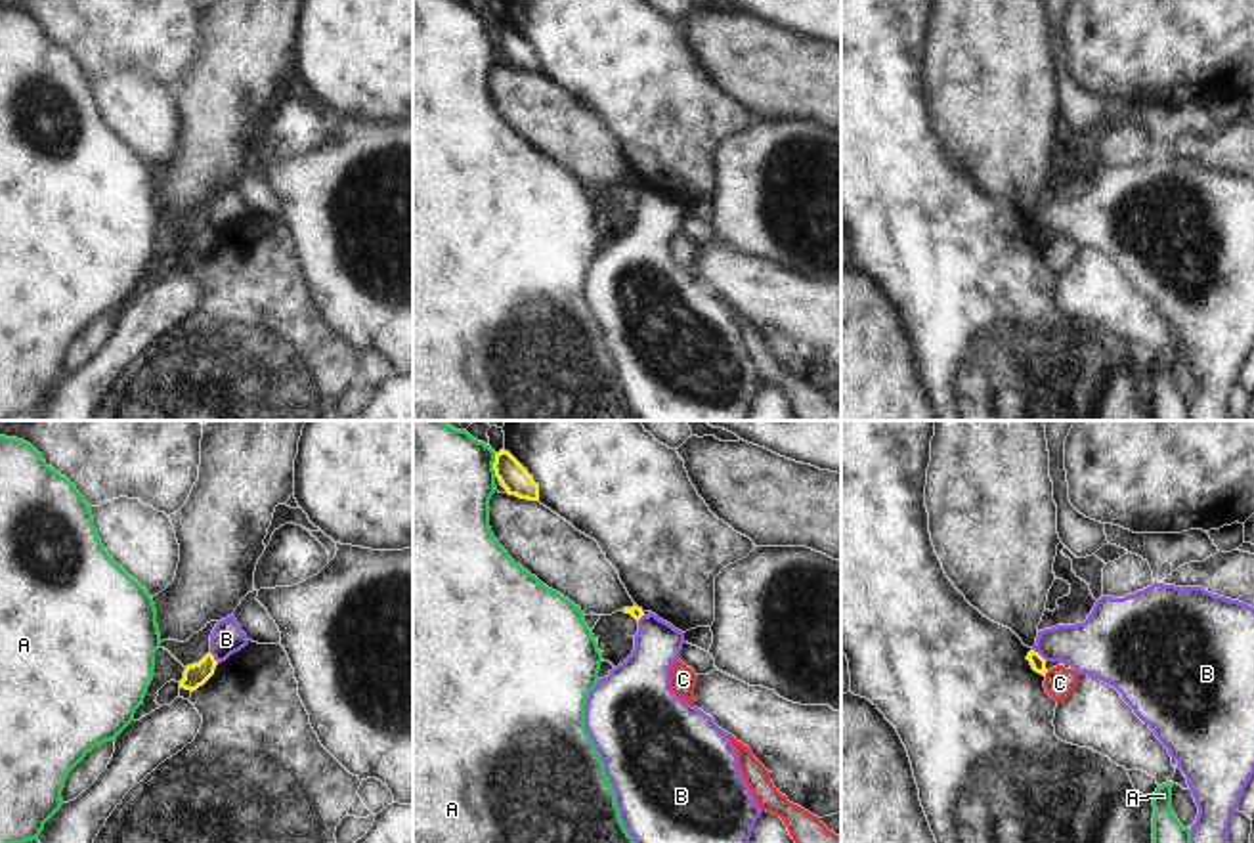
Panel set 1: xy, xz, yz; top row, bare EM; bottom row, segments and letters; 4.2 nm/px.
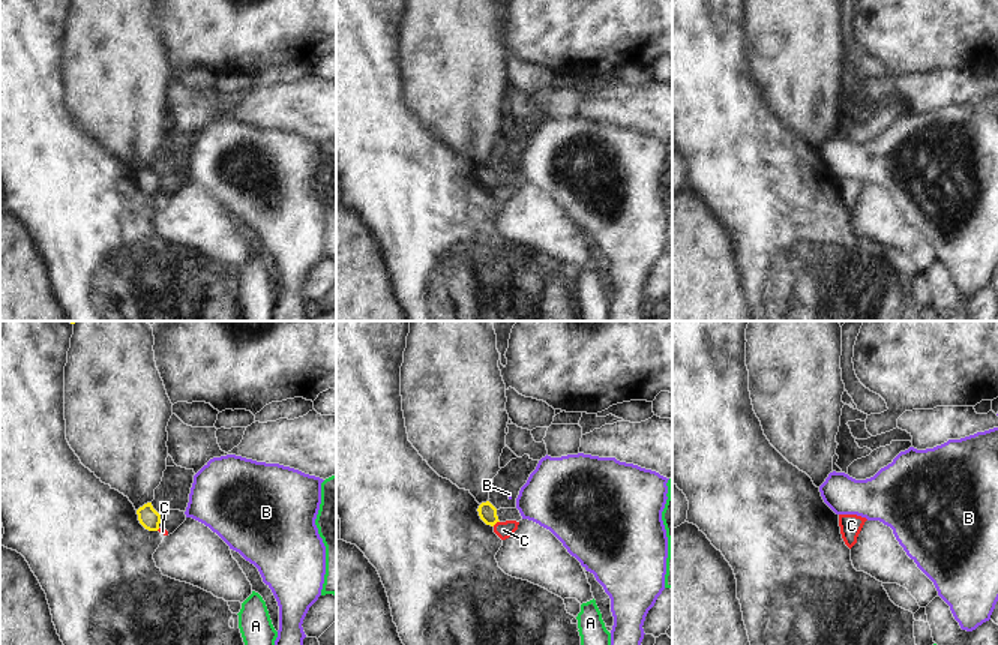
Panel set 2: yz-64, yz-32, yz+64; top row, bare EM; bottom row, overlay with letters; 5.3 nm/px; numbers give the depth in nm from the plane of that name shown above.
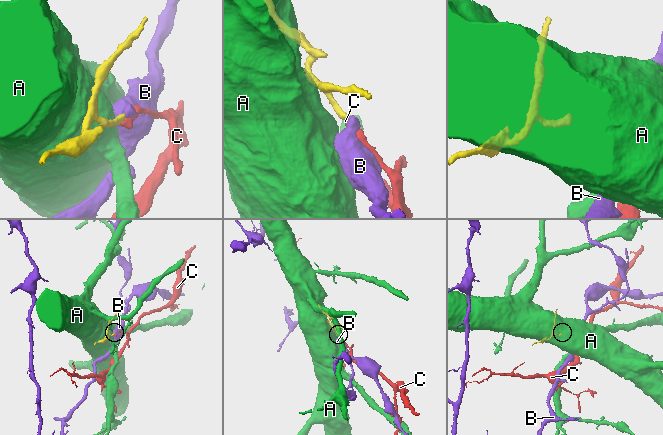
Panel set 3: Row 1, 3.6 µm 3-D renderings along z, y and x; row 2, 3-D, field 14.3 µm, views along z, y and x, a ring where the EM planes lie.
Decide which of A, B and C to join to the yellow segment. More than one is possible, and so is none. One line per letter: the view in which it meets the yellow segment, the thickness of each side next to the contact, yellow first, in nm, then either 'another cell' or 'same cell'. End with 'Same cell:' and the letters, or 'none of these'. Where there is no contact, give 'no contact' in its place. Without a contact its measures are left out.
A: contact in xz; calibres 120 and 460 nm; another cell
B: contact in yz; calibres 60 and 240 nm; another cell
C: contact in yz; calibres 60 and 130 nm; another cell
Same cell: none of these

